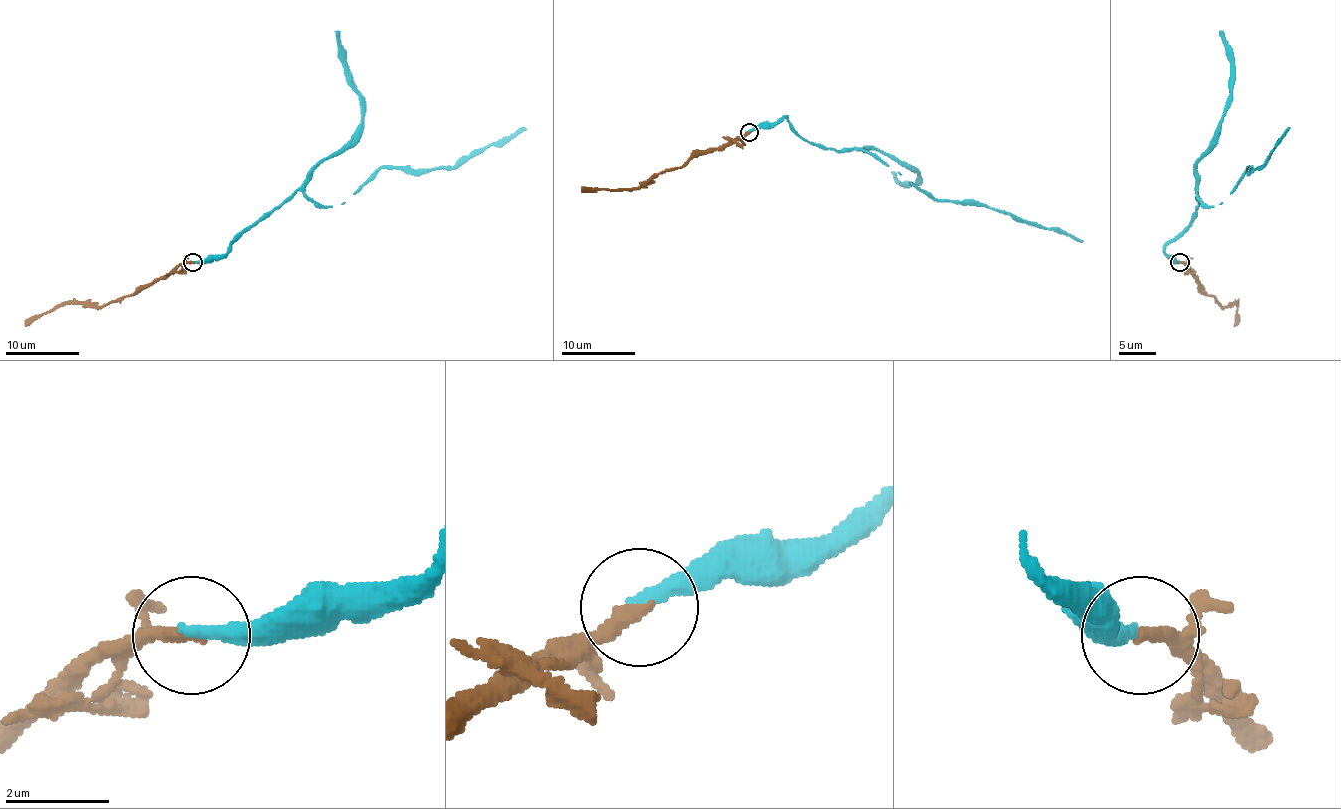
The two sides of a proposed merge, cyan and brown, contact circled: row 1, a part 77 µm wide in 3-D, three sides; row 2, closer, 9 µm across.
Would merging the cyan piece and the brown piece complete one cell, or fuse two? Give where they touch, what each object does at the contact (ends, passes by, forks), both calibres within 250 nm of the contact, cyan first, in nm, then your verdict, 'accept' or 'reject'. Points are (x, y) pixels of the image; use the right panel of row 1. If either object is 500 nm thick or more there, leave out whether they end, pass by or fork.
at (1179, 262); cyan ends there; brown ends there; 320 nm thick on the cyan side, 300 nm on the other; accept

